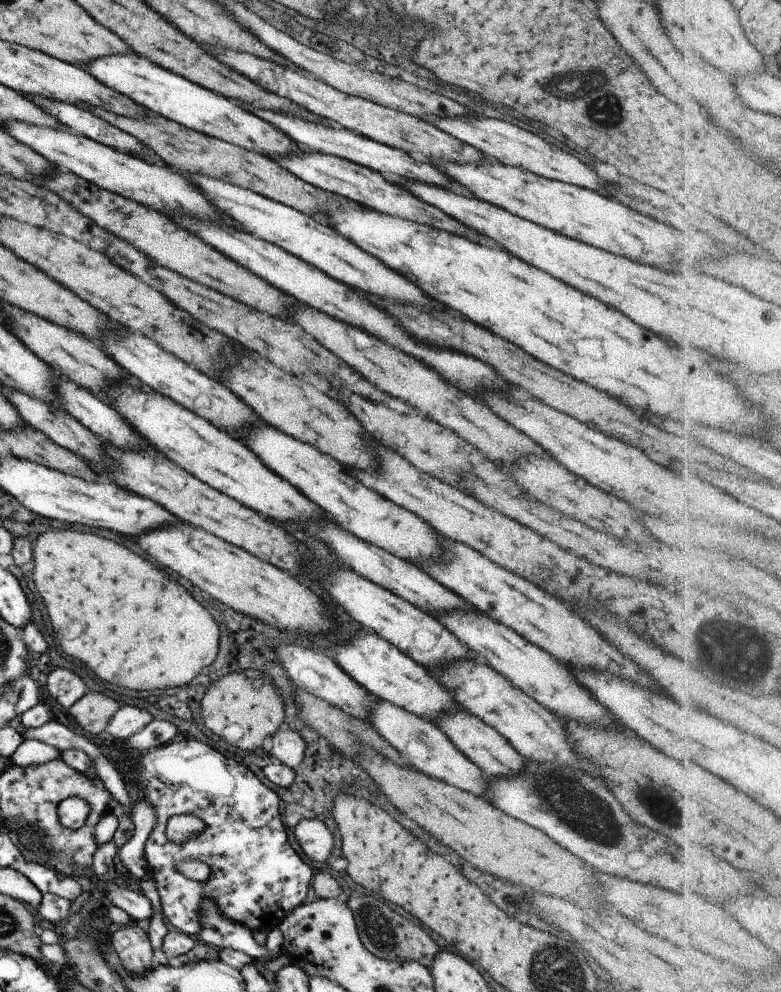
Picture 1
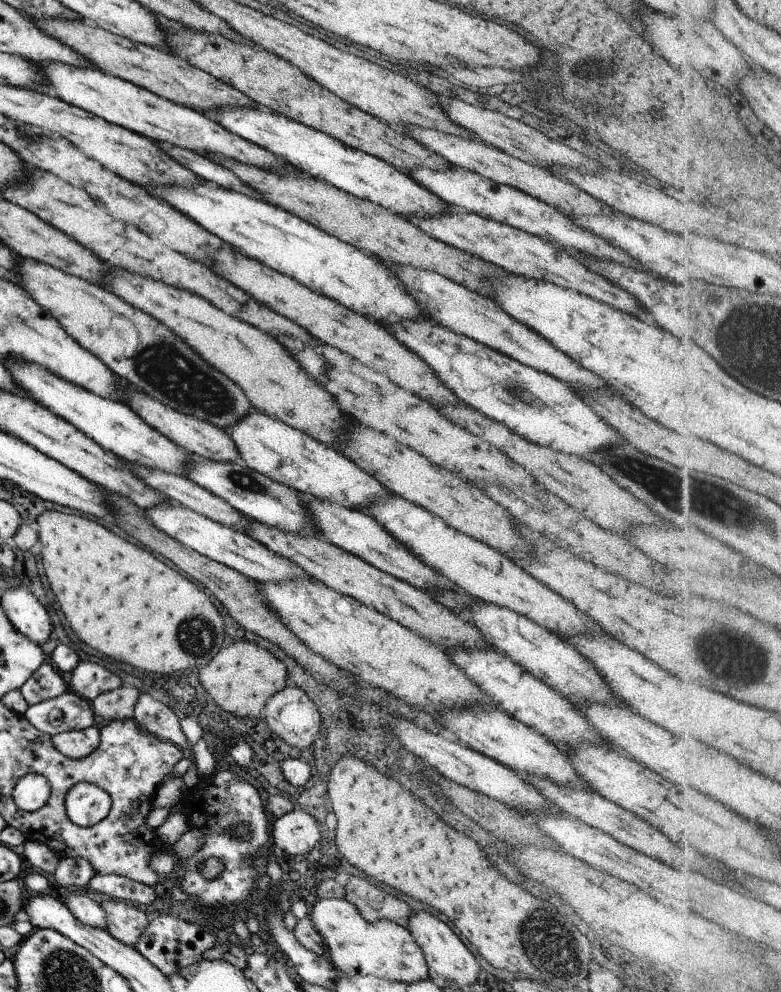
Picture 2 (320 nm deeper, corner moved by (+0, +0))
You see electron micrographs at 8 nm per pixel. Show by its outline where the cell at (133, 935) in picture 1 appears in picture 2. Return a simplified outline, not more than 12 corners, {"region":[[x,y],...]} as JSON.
{"region":[[124,900],[98,905],[104,929],[134,946],[148,923],[143,911]]}

